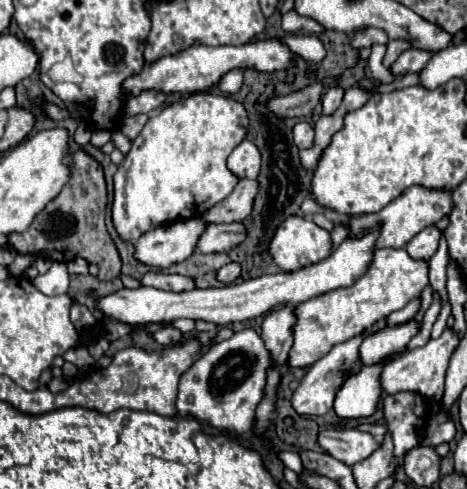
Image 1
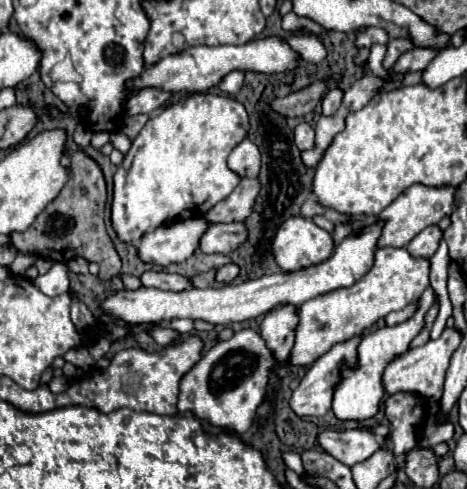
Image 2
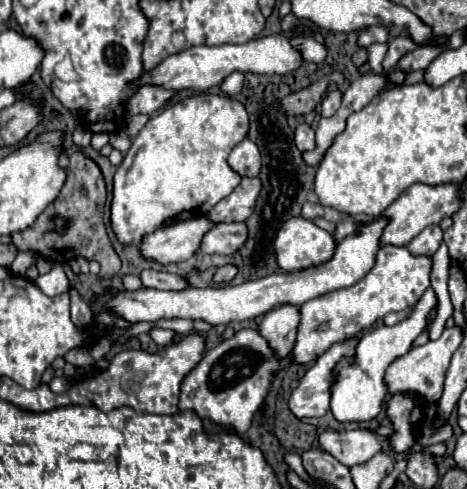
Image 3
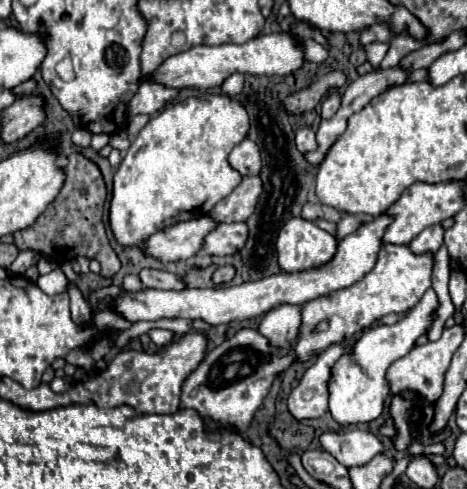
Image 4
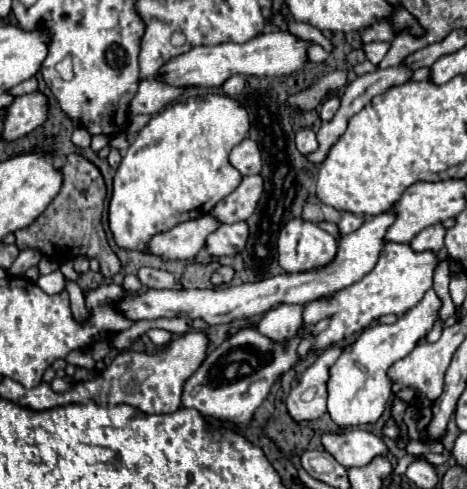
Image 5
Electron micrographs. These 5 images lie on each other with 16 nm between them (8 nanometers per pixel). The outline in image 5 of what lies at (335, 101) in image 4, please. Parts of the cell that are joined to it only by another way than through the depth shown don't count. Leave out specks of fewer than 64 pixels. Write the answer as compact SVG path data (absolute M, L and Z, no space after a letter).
M332 92L332 94L330 94L330 98L322 102L320 118L322 118L322 120L330 120L330 118L336 114L338 106L340 106L340 98L338 98L338 94L336 94L336 92Z

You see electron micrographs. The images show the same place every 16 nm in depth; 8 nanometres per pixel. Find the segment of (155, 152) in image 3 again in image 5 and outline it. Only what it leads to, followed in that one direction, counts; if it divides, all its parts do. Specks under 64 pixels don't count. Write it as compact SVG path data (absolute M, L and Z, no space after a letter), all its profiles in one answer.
M222 94L186 98L182 102L166 106L162 112L152 116L150 122L138 132L138 136L130 144L126 156L122 158L114 174L108 220L116 244L122 248L136 248L144 252L148 240L154 234L166 232L184 220L202 216L206 202L210 212L224 196L232 194L240 184L242 174L232 168L232 164L228 162L228 154L236 144L240 144L240 140L244 140L248 128L250 122L244 106L238 100Z

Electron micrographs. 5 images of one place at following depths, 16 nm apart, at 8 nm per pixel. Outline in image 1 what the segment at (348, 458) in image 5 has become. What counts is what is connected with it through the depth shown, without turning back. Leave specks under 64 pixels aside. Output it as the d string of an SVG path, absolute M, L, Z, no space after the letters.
M324 428L318 434L318 444L324 452L344 462L346 466L354 466L378 448L378 442L372 434L360 432L356 428Z

